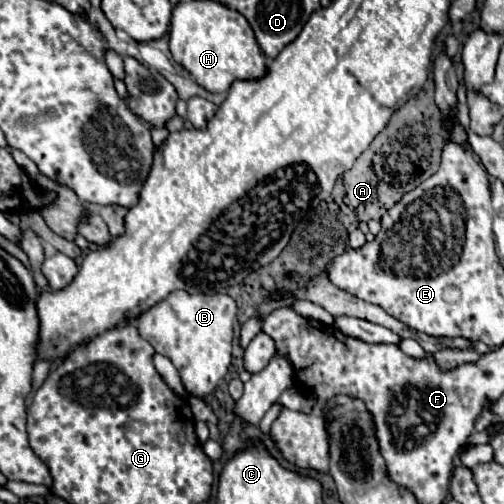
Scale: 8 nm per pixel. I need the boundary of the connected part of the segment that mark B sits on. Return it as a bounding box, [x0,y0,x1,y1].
[137,290,235,400]

